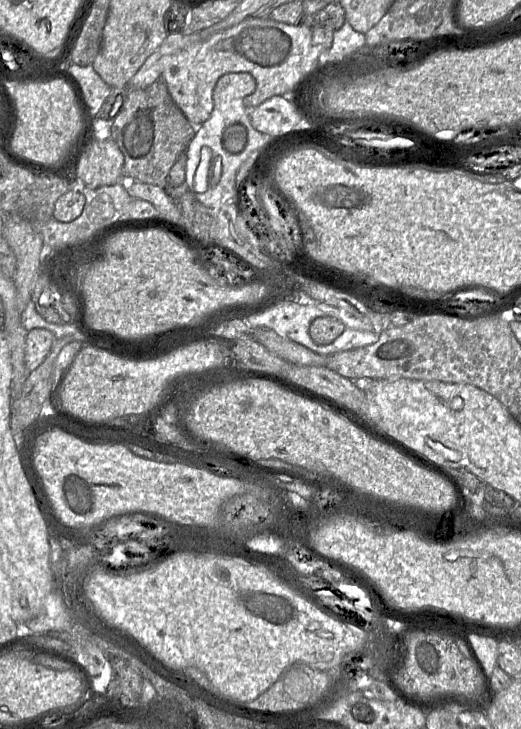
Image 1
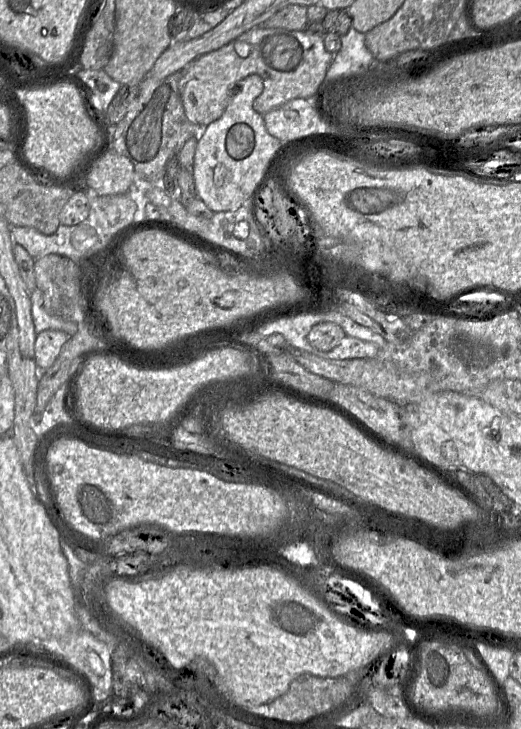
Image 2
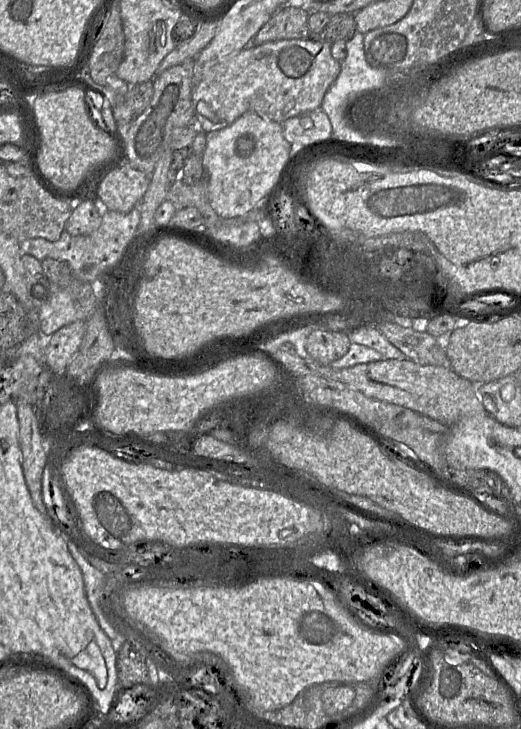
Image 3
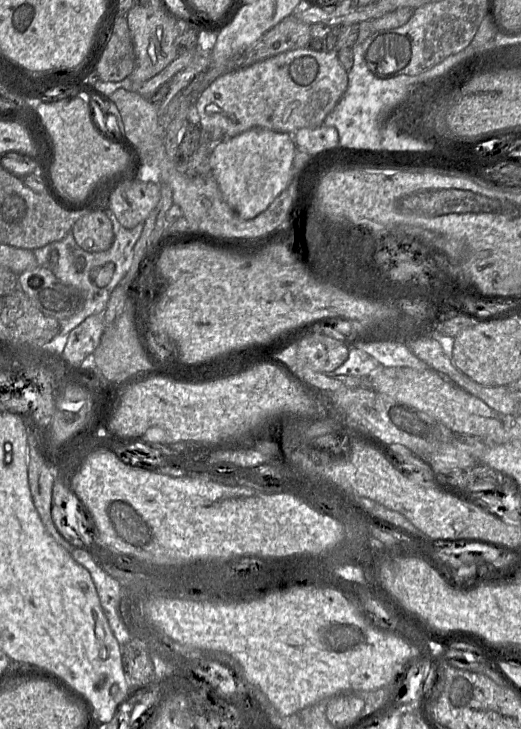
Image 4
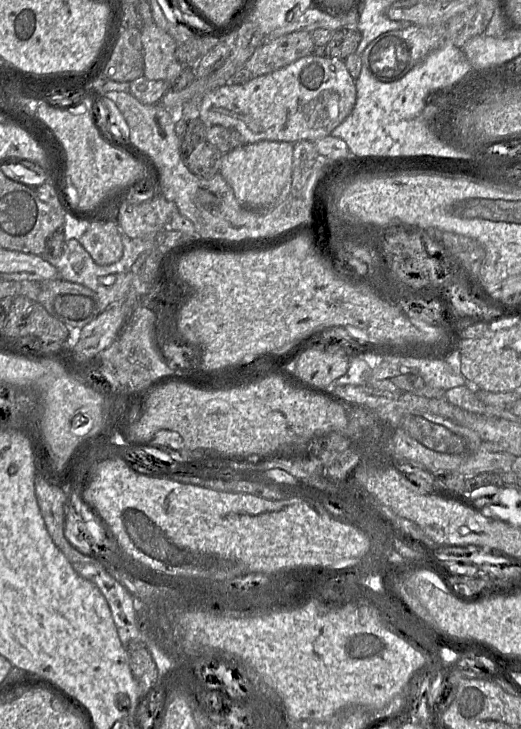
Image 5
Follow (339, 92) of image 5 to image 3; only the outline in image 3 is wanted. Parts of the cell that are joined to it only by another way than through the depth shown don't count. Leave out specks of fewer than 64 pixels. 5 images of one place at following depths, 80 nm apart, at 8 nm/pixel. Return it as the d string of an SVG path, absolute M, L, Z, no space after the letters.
M310 38L307 39L290 39L290 40L279 40L273 42L266 42L261 45L249 45L236 54L231 54L221 62L211 67L204 77L197 82L192 90L192 106L196 119L198 120L201 131L209 133L212 131L223 129L231 125L246 111L254 111L262 118L267 118L277 123L283 123L285 120L299 116L303 113L309 113L314 110L318 110L321 107L324 96L330 86L336 81L340 74L341 64L335 60L331 54L331 42L328 41L315 41Z

